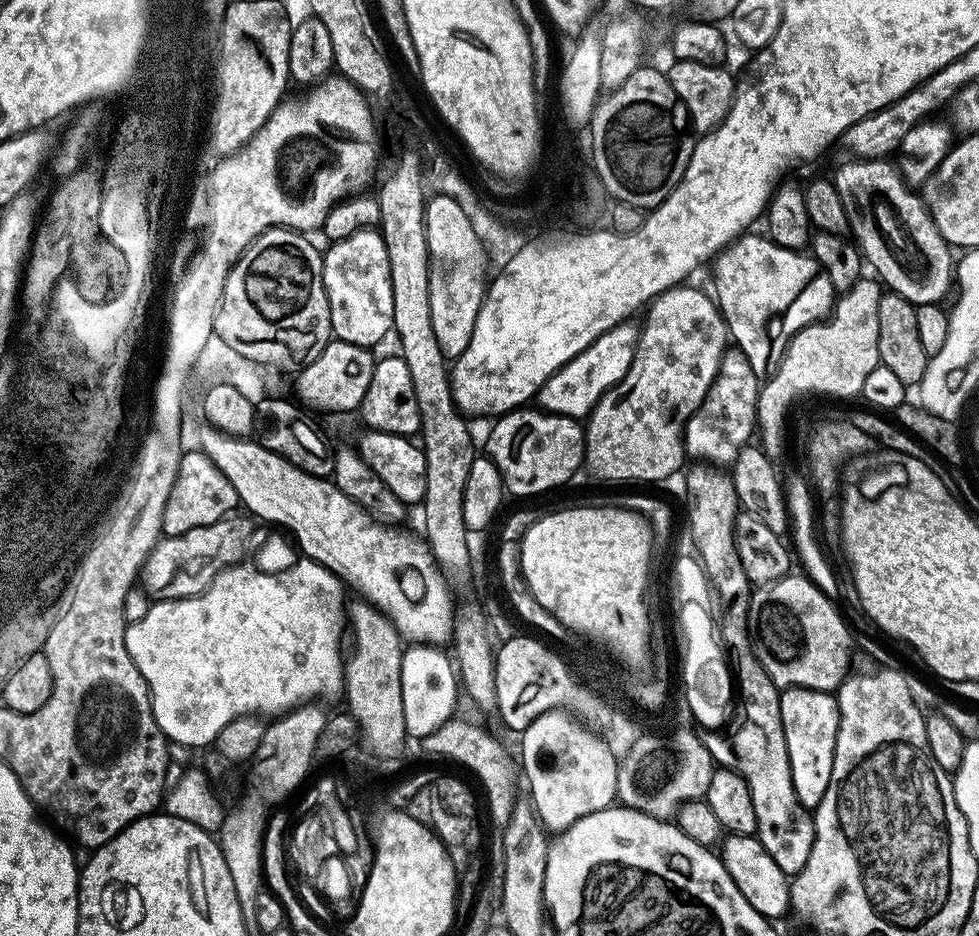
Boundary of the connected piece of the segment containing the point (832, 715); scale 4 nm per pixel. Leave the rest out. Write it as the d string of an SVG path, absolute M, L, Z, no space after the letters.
M786 688L780 693L780 709L794 790L803 808L814 810L822 802L822 794L826 794L826 786L830 786L830 770L834 770L834 746L840 725L838 702L831 692Z

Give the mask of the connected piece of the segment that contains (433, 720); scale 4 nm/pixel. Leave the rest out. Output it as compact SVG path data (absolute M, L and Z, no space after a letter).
M412 644L405 647L402 666L400 667L400 681L402 682L402 710L406 710L406 730L409 737L423 738L433 731L443 727L453 719L456 708L456 688L458 692L458 672L454 667L451 655L444 653L445 649L440 646L427 644Z

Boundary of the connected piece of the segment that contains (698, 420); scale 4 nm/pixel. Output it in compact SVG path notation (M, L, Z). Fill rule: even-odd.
M737 348L725 351L723 359L720 361L719 374L716 376L715 382L708 391L702 407L691 416L687 422L684 432L685 453L689 457L696 457L696 460L703 460L710 464L718 466L731 465L749 440L748 438L755 433L757 422L757 400L760 397L762 384L752 371L745 355Z

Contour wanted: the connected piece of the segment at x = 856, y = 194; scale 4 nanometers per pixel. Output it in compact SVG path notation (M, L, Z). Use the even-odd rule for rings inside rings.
M888 158L879 160L851 161L844 164L834 175L834 183L842 202L848 211L848 222L851 233L862 253L863 259L872 263L875 275L882 281L883 287L889 292L897 292L914 305L940 304L943 296L954 288L954 252L949 246L935 222L928 213L923 199L916 196L904 185L900 172ZM905 232L908 240L925 256L928 261L924 268L928 273L915 280L906 269L900 265L898 257L892 253L892 244L884 236L900 236Z

